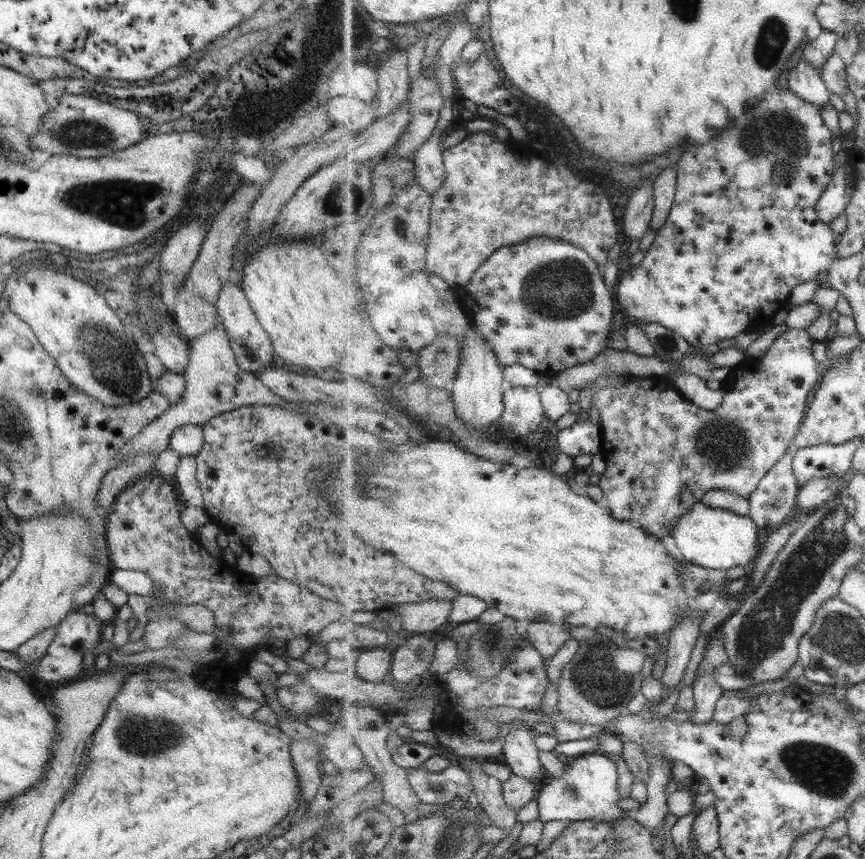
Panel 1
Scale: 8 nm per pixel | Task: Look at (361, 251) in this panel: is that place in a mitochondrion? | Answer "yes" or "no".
no

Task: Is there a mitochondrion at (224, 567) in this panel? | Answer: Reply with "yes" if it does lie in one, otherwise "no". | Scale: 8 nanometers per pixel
no

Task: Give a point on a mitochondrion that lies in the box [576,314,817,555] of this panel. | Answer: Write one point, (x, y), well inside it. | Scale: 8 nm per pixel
(721, 444)

